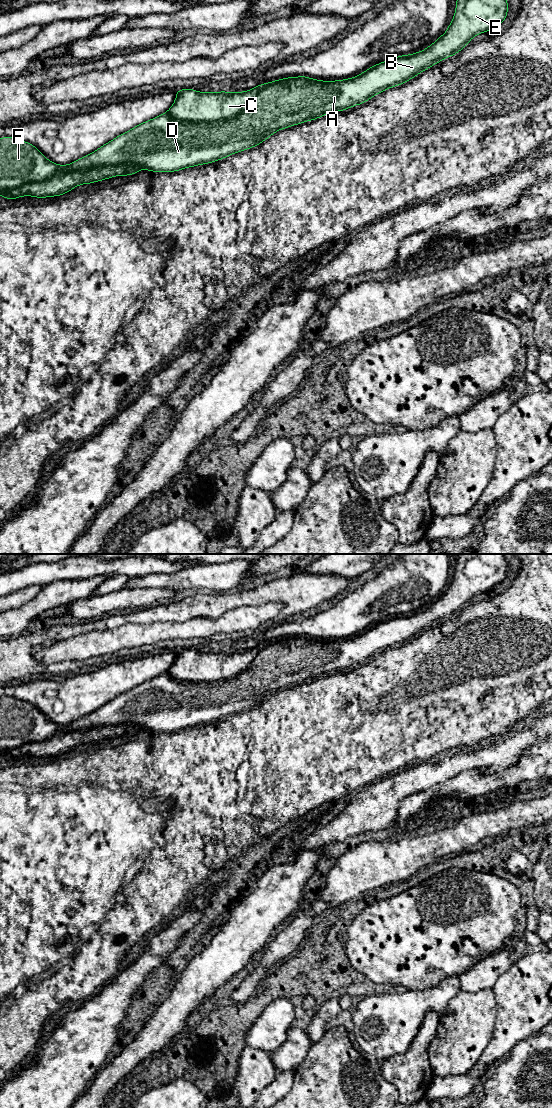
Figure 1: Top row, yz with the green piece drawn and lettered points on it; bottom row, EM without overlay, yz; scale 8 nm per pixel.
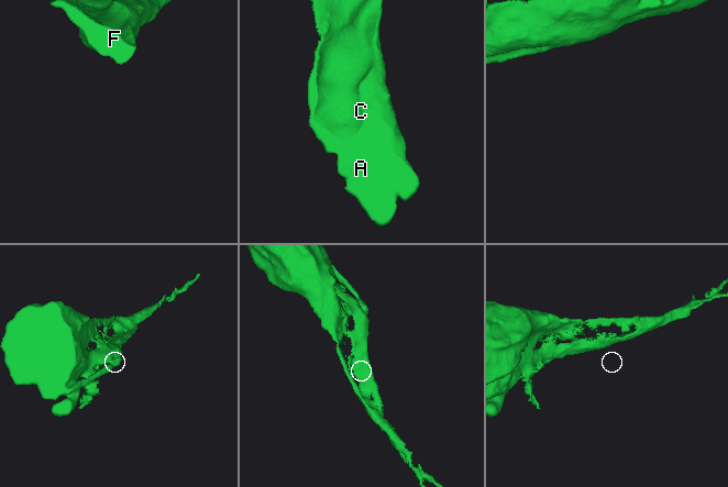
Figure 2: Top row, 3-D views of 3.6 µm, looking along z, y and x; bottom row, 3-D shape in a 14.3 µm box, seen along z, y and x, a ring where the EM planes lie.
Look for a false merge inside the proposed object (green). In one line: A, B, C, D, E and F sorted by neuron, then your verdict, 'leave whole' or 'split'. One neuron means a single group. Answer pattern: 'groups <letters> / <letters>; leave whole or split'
groups A B D E F / C; split

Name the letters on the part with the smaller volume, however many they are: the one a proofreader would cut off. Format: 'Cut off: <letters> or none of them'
Cut off: C

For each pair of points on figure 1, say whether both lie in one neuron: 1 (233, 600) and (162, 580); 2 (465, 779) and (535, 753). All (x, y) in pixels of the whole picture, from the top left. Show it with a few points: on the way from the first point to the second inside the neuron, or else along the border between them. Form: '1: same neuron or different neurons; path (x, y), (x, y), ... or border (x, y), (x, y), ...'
1: different neurons; border (226, 591), (201, 592)
2: same neuron; path (482, 779), (503, 779), (512, 776), (518, 770)

